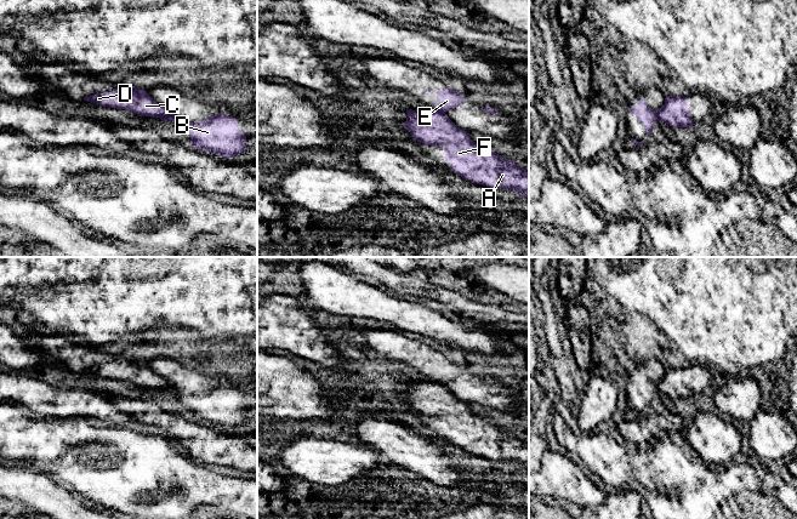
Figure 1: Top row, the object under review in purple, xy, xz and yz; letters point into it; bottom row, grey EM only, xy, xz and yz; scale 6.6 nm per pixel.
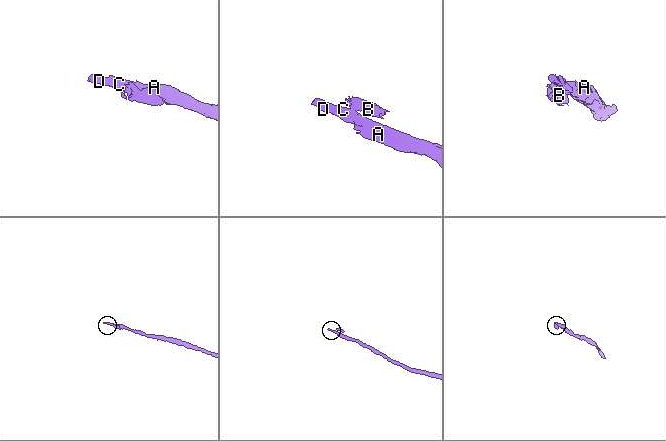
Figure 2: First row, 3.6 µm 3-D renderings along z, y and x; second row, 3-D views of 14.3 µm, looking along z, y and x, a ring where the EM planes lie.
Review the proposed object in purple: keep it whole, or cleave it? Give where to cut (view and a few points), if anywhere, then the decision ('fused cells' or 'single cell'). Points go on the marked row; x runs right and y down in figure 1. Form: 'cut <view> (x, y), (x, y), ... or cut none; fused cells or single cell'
cut xz (436, 109), (444, 114); fused cells

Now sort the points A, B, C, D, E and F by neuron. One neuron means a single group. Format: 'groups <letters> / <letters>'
groups A C D F / B E

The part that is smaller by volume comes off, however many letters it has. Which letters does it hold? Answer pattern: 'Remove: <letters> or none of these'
Remove: B, E

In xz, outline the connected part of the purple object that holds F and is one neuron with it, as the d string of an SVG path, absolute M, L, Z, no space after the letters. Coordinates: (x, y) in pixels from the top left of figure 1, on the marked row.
M406 108L406 121L403 127L415 141L425 146L443 146L446 162L455 167L450 170L466 181L495 189L509 189L529 198L529 172L511 159L503 159L493 150L473 142L467 131L457 127L446 114L437 110L412 110Z

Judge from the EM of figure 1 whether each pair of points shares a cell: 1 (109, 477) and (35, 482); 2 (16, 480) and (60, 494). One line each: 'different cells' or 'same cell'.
1: different cells
2: same cell

